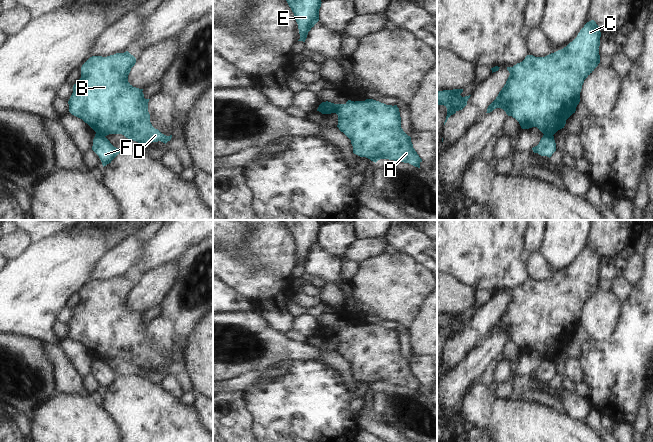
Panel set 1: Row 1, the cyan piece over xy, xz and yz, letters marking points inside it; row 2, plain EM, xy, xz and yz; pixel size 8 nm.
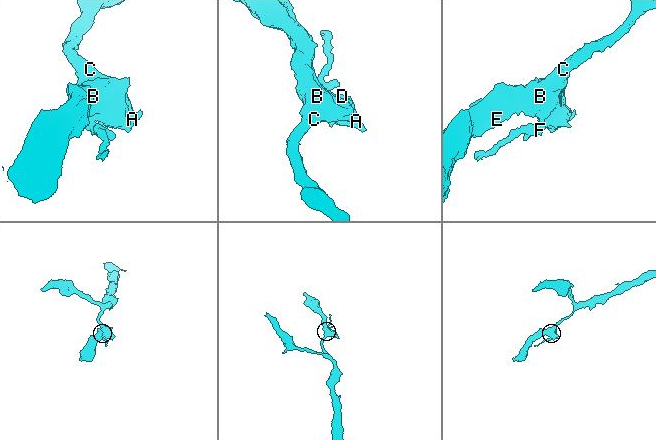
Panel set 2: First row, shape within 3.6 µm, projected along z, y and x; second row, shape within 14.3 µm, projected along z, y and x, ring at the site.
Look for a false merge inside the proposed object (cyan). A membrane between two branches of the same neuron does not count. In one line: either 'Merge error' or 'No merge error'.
Merge error

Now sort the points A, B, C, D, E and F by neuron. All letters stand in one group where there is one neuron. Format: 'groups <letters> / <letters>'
groups A B C D E / F

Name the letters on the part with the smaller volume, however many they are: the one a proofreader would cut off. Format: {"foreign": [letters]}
{"foreign": ["F"]}

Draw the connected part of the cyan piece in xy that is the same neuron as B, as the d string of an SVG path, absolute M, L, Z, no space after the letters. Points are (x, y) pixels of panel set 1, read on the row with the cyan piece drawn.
M128 51L107 57L90 57L81 67L81 78L73 86L68 101L69 112L100 135L122 134L139 144L158 141L166 144L172 135L166 136L152 126L148 112L150 99L144 98L143 89L133 87L128 82L128 75L135 63L136 58Z

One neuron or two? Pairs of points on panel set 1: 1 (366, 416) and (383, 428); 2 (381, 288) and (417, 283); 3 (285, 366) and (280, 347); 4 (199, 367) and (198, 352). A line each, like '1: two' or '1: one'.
1: one
2: one
3: two
4: one

